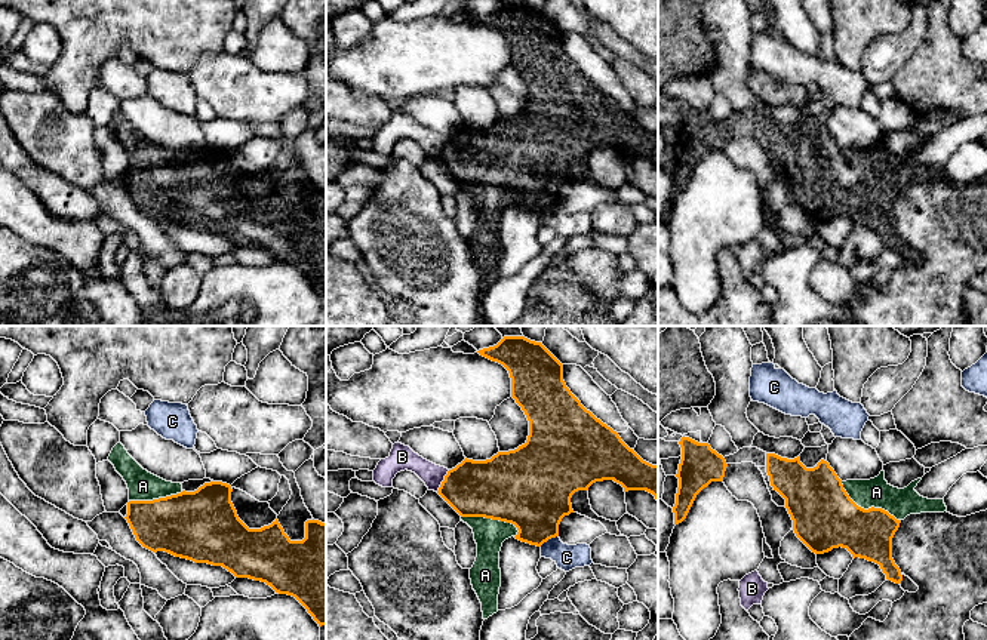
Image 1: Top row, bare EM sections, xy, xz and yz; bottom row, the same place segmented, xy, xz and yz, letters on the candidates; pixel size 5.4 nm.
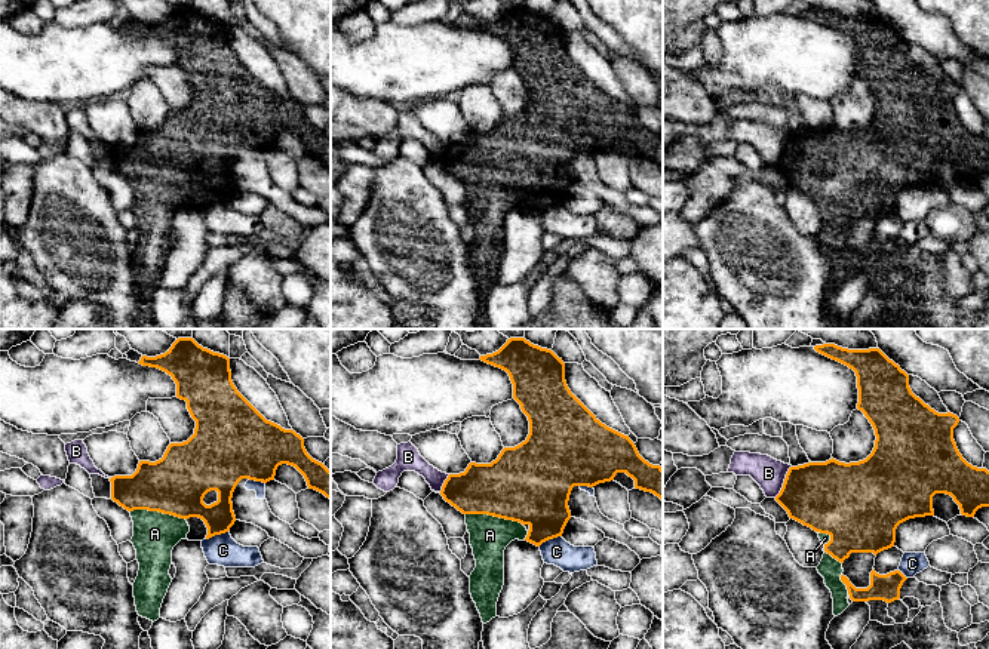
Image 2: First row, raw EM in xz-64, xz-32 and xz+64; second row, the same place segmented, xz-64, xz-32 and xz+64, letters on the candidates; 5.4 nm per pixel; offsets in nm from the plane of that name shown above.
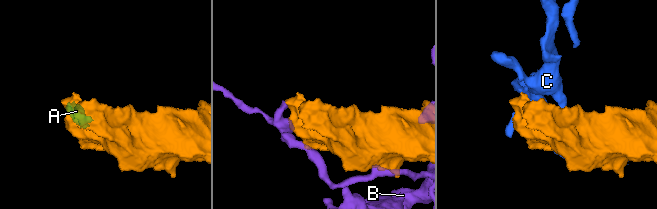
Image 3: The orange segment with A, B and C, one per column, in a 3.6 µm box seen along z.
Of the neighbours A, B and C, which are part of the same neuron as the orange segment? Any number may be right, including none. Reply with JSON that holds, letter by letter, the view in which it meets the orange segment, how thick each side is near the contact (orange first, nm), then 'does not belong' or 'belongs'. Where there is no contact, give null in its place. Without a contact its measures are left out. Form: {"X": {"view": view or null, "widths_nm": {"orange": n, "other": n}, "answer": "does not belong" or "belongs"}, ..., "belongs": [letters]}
{"A": {"view": "yz", "widths_nm": {"orange": 340, "other": 160}, "answer": "belongs"}, "B": {"view": "xz", "widths_nm": {"orange": 300, "other": 130}, "answer": "does not belong"}, "C": {"view": "xz", "widths_nm": {"orange": 400, "other": 140}, "answer": "does not belong"}, "belongs": ["A"]}

